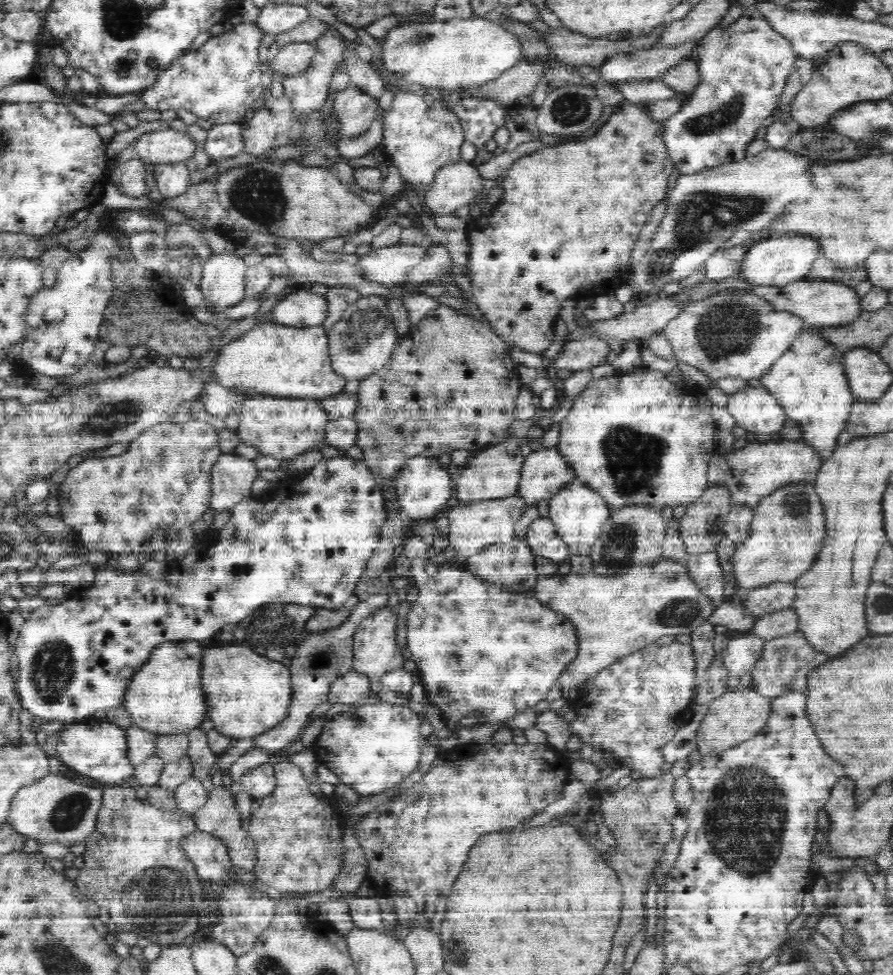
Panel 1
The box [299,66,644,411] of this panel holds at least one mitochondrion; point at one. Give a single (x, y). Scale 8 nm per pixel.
(362, 326)

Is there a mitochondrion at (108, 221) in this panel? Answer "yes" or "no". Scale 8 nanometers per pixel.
no

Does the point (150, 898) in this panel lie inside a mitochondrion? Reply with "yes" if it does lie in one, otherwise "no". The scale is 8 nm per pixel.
yes

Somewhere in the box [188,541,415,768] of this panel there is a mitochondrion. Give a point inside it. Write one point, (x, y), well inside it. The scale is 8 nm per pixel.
(271, 626)

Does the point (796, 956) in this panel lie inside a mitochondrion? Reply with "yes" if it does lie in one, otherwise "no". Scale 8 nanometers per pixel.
no

